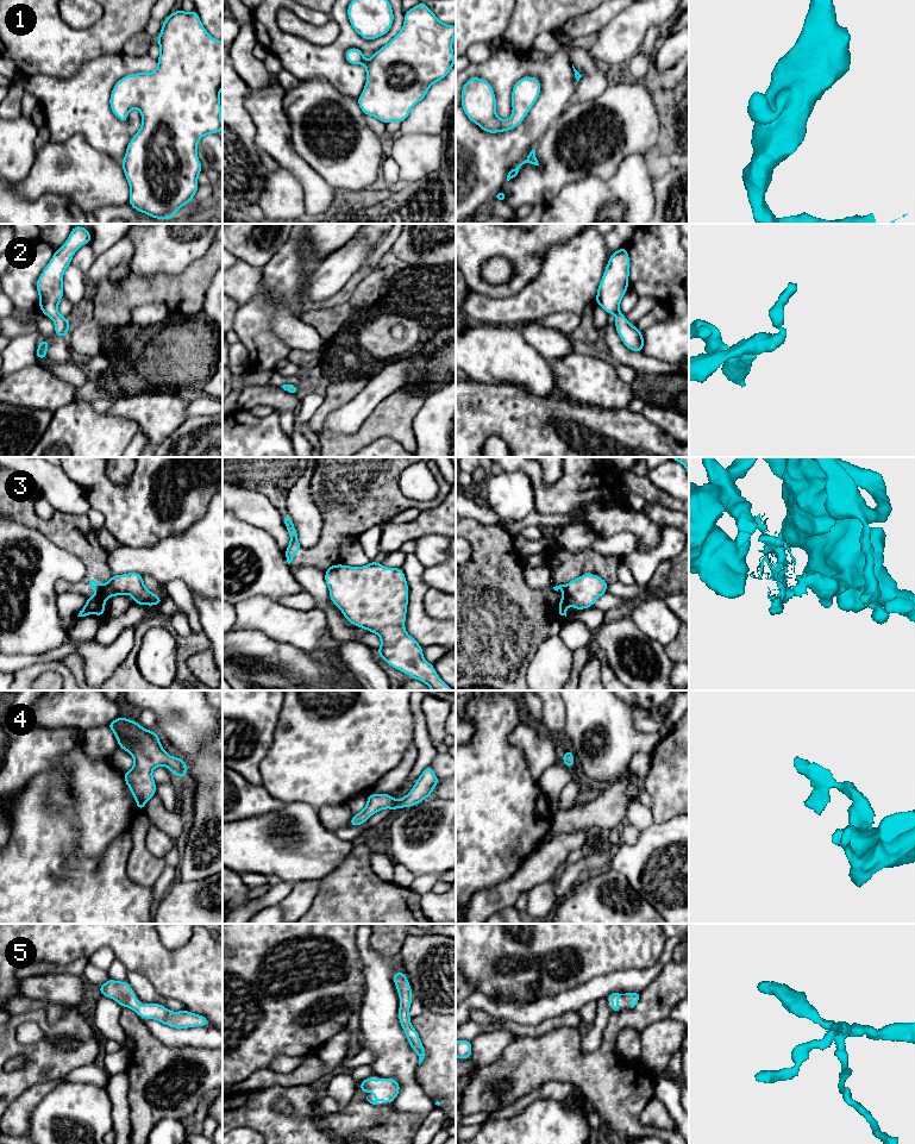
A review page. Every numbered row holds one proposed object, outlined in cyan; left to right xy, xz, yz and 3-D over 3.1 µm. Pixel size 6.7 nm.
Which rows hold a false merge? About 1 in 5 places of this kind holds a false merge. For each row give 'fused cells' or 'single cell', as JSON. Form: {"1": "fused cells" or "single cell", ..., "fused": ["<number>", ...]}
{"1": "single cell", "2": "single cell", "3": "fused cells", "4": "single cell", "5": "single cell", "fused": ["3"]}

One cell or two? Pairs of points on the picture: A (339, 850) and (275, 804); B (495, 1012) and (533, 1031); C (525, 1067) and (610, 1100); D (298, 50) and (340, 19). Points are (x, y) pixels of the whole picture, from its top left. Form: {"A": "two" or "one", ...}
{"A": "two", "B": "two", "C": "one", "D": "one"}

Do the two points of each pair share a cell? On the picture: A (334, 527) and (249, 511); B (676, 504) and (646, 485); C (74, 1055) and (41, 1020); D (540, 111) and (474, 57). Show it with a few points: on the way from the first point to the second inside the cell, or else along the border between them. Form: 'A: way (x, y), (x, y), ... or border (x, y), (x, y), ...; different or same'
A: border (264, 494), (282, 518), (289, 536), (288, 544); different
B: way (669, 501), (659, 498), (653, 492); same
C: way (62, 1055), (49, 1043), (49, 1032); same
D: border (493, 52), (482, 62), (470, 63); different

